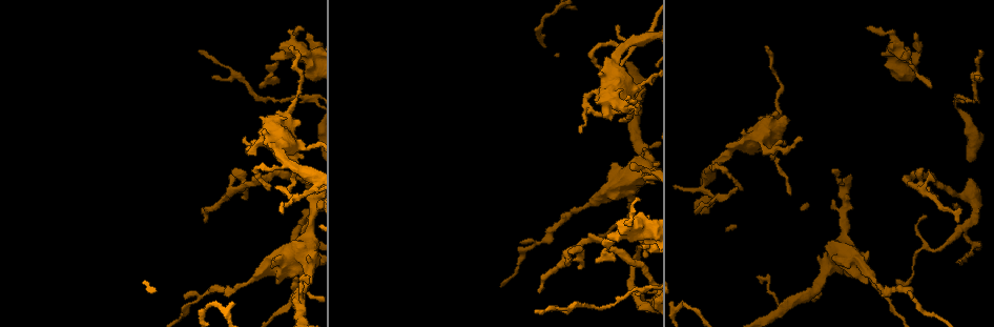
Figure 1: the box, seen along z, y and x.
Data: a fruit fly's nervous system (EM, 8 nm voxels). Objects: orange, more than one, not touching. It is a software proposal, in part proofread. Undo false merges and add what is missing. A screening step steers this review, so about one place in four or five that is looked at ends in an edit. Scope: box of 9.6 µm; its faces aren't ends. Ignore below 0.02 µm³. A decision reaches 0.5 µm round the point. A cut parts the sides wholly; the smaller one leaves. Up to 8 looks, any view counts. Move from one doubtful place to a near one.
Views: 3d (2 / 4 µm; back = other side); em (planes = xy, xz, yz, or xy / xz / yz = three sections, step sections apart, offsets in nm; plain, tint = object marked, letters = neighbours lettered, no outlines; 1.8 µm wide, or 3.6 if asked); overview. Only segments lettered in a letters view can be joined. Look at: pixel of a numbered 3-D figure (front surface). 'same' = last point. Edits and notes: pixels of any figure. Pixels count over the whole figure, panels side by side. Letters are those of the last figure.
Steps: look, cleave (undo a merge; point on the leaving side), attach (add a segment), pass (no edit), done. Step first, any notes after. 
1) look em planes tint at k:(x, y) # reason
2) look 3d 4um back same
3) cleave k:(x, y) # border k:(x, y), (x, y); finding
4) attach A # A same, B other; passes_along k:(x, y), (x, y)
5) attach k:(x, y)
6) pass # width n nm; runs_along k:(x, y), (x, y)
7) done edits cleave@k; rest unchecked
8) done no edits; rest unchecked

look em planes tint at 1:(199, 49) # free end

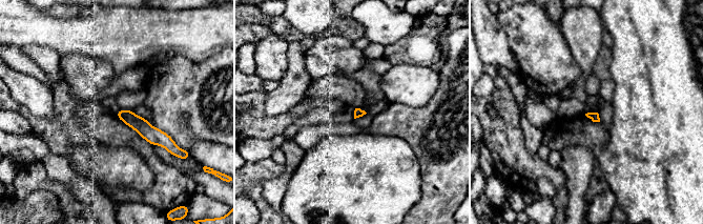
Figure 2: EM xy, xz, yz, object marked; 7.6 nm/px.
look em planes letters same # what lies round it

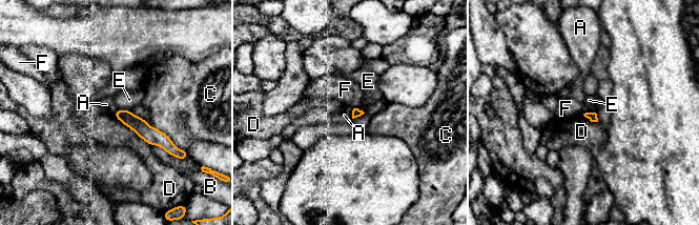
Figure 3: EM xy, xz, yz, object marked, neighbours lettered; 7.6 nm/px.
pass # A other, B other, C other, D other, E other, F other; runs_along 3:(117, 115), (168, 142); no lettered segment goes on from it

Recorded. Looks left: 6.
look em planes plain at 1:(598, 263) # thin end

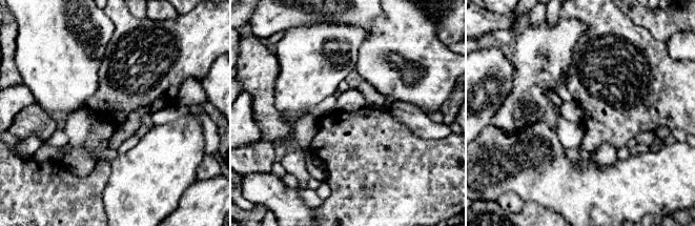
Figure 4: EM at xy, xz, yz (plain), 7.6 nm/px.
look em planes letters same

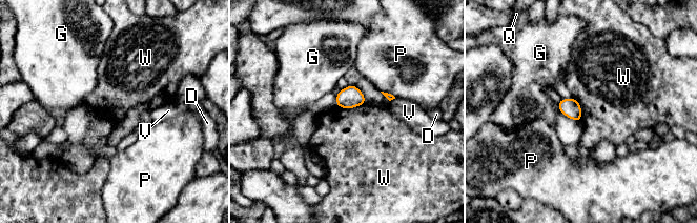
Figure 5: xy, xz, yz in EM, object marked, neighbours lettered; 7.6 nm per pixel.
pass # D other, G other, P other, Q other, V other, W other; border 5:(365, 103), (349, 108), (335, 106); no lettered segment goes on from it

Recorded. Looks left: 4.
look em planes letters at 1:(580, 269) # free end

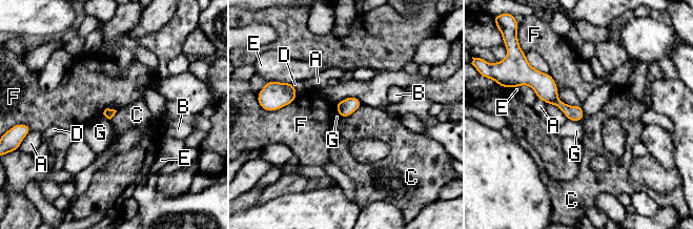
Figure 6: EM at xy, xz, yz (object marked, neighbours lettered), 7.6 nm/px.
pass # longest_contact F 220 nm; A other, B other, C other, D other, E other, F other, G other; no lettered segment goes on from it

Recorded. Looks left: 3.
look em xy step 4 tint at 1:(632, 191) # thick turns thin

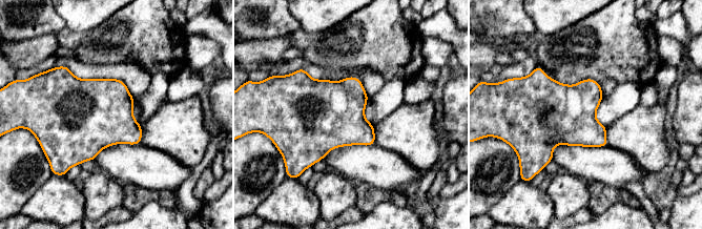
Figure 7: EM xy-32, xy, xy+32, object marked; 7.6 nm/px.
look em planes letters same # another direction

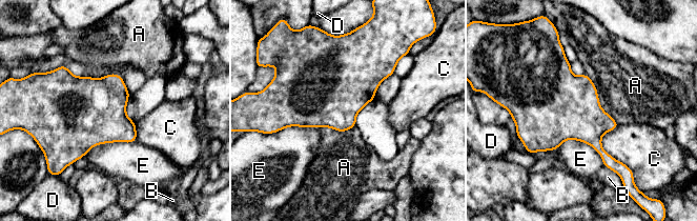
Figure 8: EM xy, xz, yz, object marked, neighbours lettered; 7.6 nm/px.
pass # longest_contact E 550 nm; A other, B other, C other, D other, E other; all the same neuron

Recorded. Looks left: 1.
done no edits; rest unchecked

